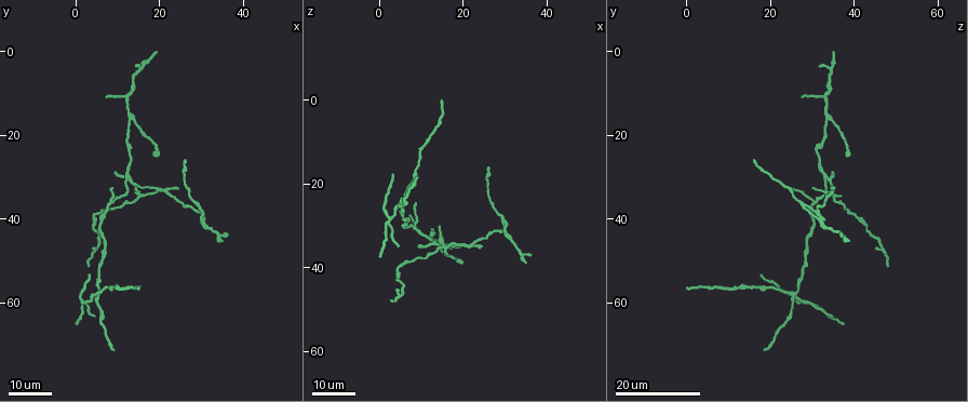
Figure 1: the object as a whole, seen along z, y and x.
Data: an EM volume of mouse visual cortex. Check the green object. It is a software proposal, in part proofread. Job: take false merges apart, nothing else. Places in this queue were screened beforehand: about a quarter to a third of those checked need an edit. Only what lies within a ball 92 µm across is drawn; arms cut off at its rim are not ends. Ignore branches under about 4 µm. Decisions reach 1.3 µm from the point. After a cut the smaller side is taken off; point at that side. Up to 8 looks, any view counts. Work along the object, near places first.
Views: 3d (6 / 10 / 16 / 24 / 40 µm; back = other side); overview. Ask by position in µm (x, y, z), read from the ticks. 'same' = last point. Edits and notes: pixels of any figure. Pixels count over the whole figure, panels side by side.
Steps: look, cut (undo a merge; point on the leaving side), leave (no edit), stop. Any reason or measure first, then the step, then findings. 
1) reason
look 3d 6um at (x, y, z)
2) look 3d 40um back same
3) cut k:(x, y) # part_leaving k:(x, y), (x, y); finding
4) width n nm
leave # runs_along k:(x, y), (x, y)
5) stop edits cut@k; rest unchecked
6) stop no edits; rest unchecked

look 3d 24um at (13.0, 30.5, 33.0)

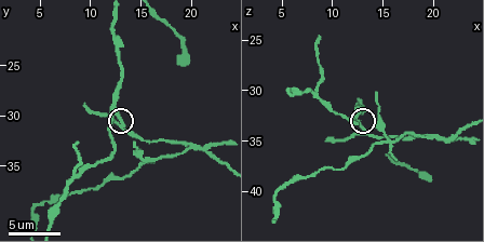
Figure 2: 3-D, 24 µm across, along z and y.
zoom in
look 3d 6um at (13.0, 30.2, 33.6)

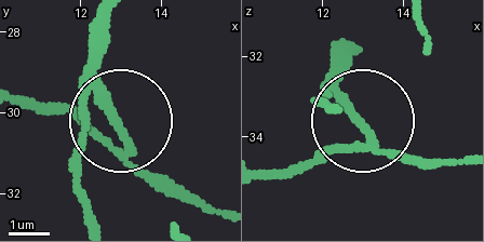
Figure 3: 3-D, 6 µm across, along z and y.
look 3d 6um back at (12.70, 29.95, 33.35)

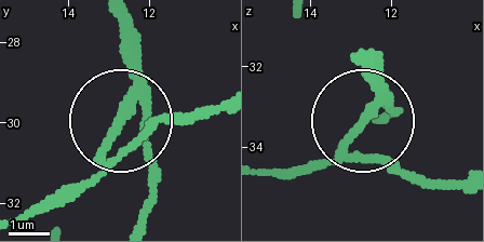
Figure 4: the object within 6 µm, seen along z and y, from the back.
arms 3
cut 4:(145, 129) # part_leaving 4:(137, 93), (96, 172), (24, 214); two neurons meet here

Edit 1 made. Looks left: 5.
sudden change in width
look 3d 24um at (12.5, 23.5, 31.0)

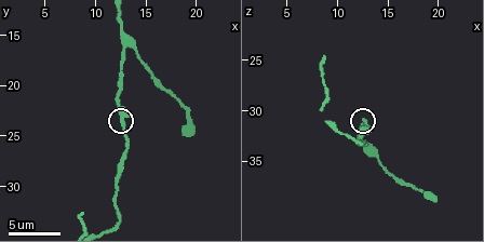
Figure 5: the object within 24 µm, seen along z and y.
look 3d 10um at (12.8, 23.6, 31.0)

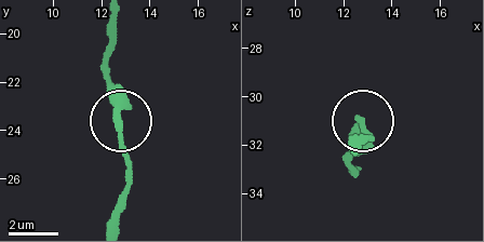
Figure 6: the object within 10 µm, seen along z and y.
width 290 nm
leave # runs_along 6:(119, 218), (126, 193), (126, 150), (120, 94), (108, 71); all the same neuron

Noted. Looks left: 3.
look 3d 10um at (8.6, 36.0, 30.8)

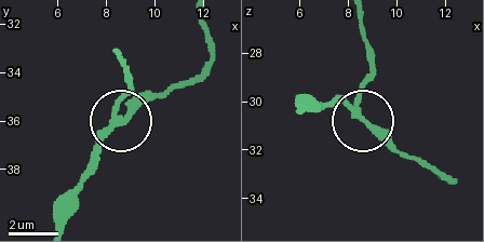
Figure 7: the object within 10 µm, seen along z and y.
arms 3
leave # one neuron here

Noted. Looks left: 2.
stop edits cut@4; rest unchecked

